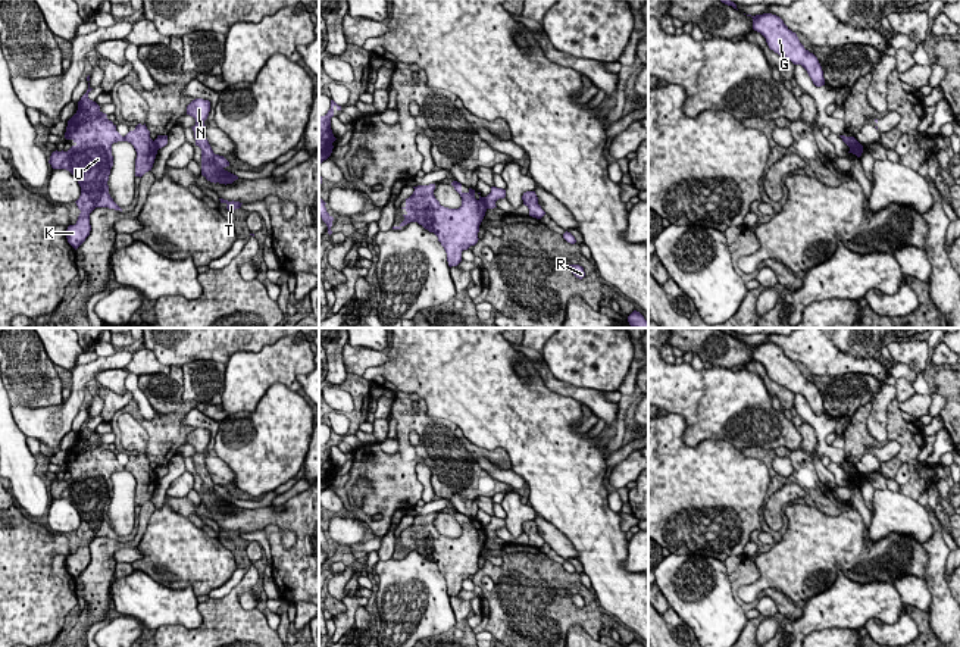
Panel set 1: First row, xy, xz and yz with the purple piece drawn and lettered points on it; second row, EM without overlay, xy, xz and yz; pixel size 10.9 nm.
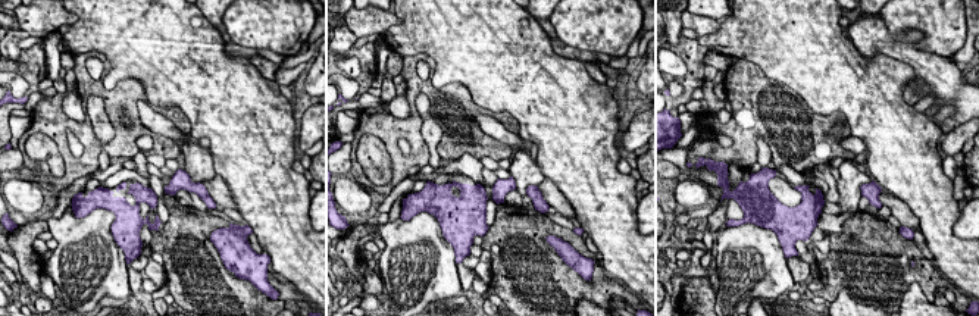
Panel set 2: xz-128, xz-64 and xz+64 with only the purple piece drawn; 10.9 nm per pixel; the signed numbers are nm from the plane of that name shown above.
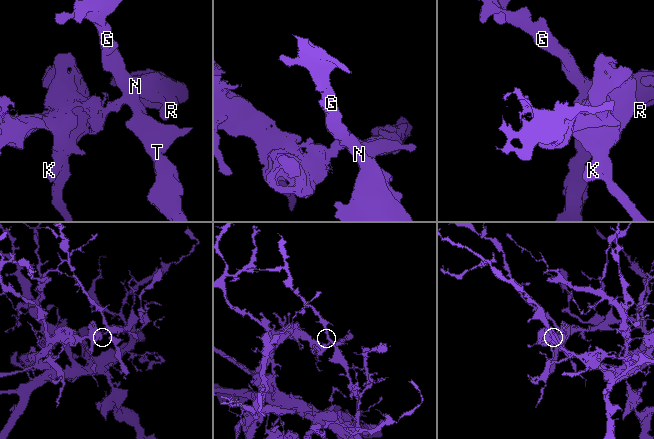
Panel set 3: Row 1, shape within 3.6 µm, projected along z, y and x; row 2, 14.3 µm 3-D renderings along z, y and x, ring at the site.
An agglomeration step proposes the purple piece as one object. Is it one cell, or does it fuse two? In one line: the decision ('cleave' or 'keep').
cleave

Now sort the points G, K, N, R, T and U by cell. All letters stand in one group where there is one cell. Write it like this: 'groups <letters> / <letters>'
groups G N R T / K U

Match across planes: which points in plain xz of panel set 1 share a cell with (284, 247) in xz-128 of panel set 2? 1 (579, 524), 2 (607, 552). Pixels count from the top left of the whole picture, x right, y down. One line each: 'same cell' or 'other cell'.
1: same cell
2: same cell

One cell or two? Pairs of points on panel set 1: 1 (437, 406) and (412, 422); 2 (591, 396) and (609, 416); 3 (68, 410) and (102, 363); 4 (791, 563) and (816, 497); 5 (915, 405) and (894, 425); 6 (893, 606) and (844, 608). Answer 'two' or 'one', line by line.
1: two
2: one
3: one
4: two
5: two
6: one

